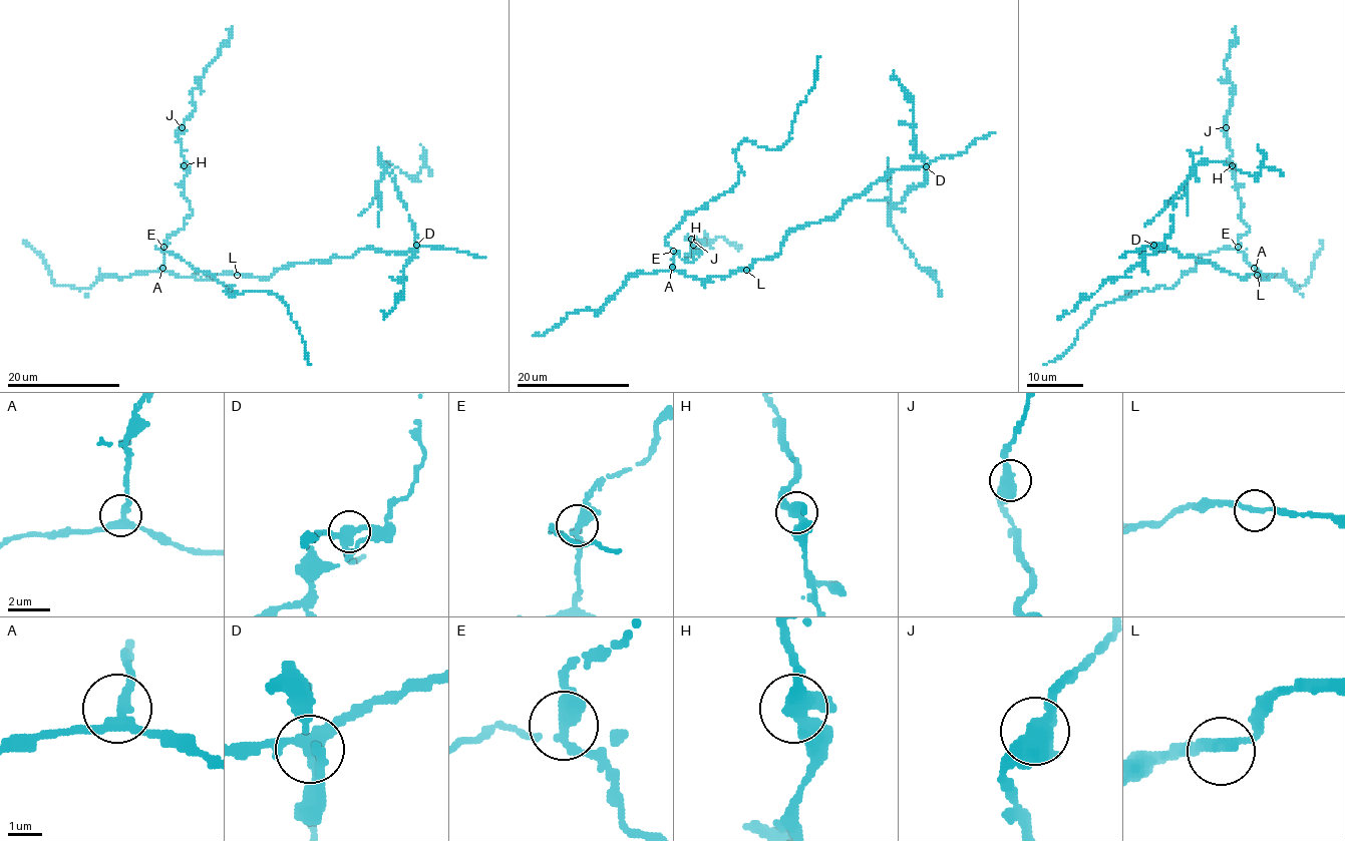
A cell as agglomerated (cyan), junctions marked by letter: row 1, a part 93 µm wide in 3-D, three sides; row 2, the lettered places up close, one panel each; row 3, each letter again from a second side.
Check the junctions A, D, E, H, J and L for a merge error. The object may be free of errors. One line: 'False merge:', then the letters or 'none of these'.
False merge: D

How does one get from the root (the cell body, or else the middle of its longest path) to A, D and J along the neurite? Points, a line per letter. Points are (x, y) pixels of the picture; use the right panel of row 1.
A: (1256, 275), (1261, 274), (1266, 279), (1254, 268)
D: (1256, 275), (1242, 278), (1219, 270), (1212, 263), (1183, 258), (1172, 248), (1154, 253), (1154, 246)
J: (1256, 275), (1266, 279), (1238, 248), (1238, 239), (1249, 227), (1239, 218), (1242, 201), (1226, 127)

